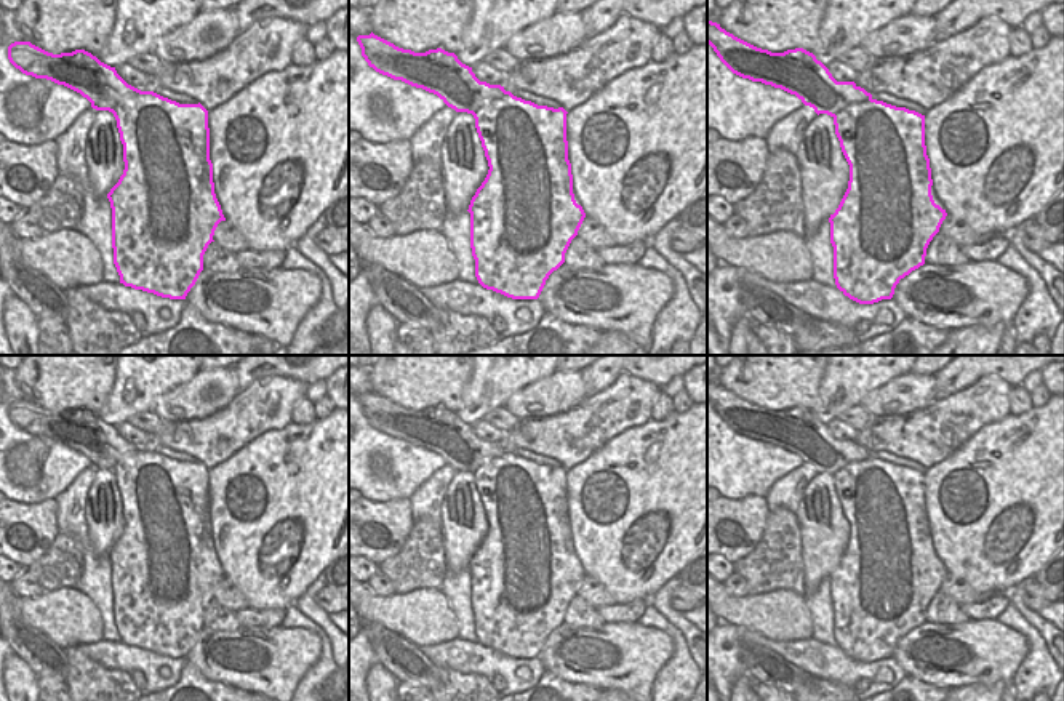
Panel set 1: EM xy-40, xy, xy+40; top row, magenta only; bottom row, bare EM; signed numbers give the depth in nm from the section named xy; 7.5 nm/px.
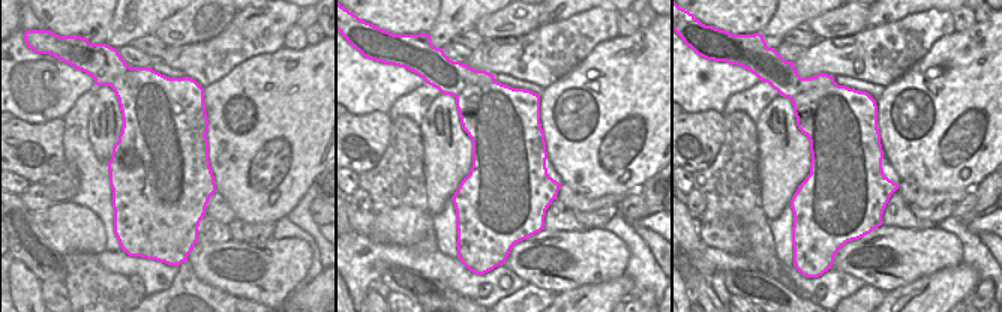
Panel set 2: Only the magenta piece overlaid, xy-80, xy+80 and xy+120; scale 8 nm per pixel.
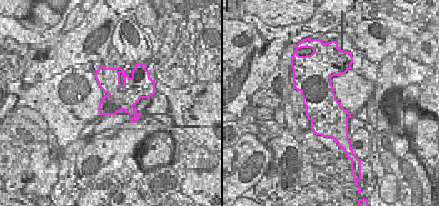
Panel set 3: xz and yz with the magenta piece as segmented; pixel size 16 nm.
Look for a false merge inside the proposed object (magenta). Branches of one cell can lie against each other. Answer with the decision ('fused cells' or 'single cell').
fused cells

